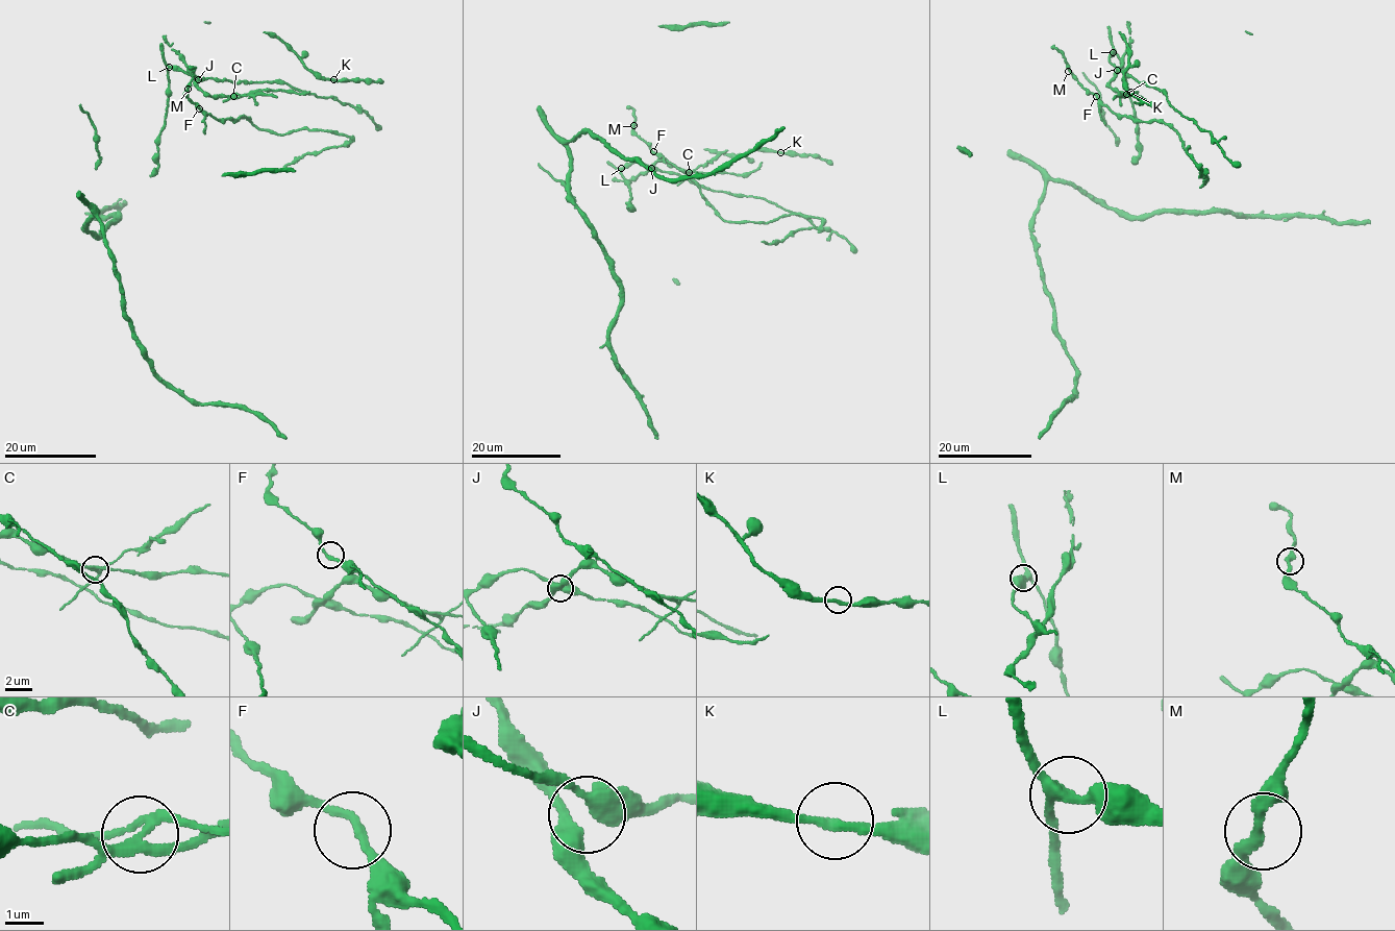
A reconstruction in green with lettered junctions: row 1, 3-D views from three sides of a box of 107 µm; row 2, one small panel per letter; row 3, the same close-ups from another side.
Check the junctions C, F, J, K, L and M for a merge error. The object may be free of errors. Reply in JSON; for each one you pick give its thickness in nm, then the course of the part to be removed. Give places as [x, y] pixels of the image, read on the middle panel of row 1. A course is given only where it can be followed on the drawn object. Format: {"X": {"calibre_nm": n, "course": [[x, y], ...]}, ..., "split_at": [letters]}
{"C": {"calibre_nm": 240, "course": [[690, 171], [727, 150]]}, "split_at": ["C"]}

